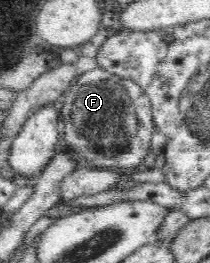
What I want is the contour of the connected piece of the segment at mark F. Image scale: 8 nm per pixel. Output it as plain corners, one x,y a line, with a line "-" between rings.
100,67
88,71
68,88
60,113
62,128
66,128
62,138
74,148
76,156
90,158
92,168
133,168
151,151
152,130
155,128
151,101
133,80
119,79

